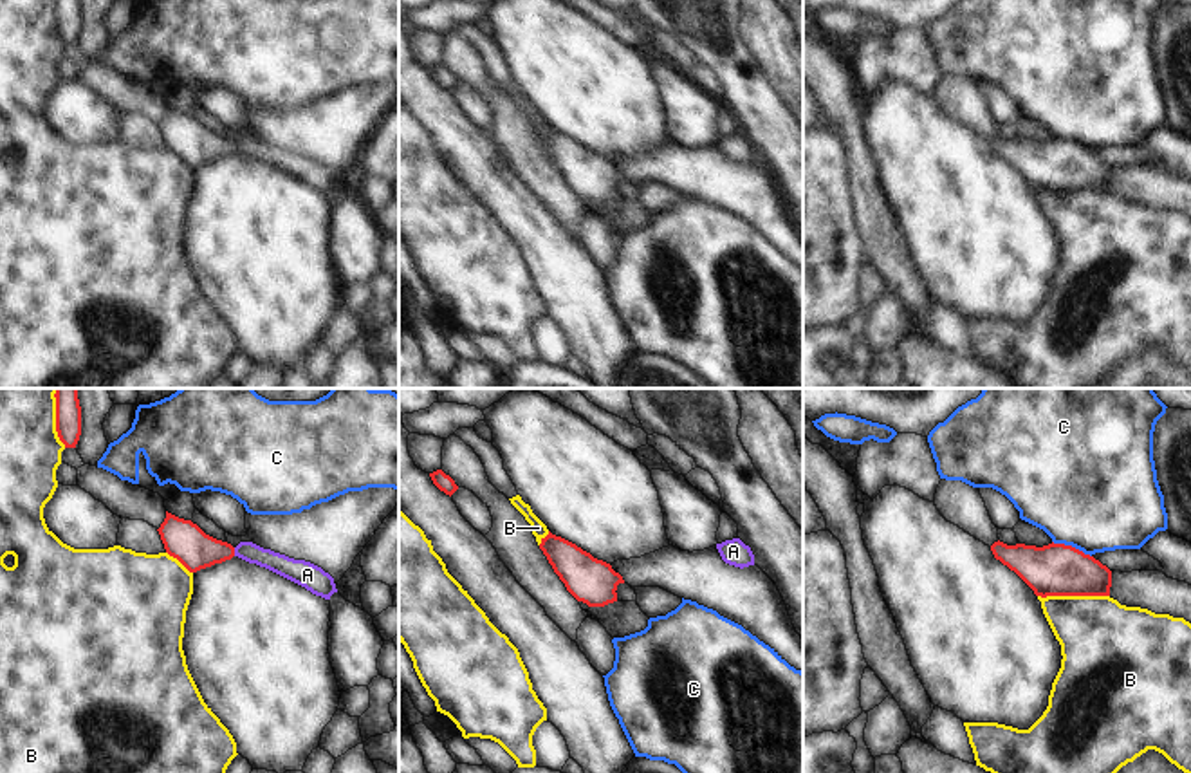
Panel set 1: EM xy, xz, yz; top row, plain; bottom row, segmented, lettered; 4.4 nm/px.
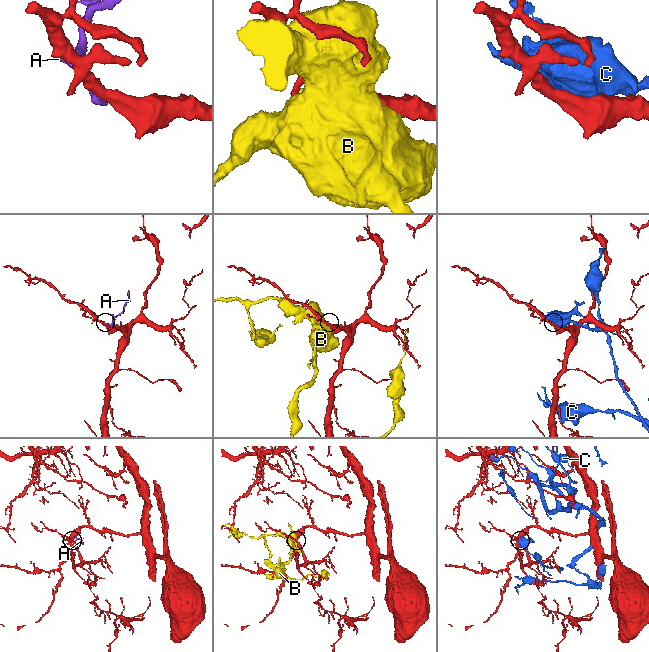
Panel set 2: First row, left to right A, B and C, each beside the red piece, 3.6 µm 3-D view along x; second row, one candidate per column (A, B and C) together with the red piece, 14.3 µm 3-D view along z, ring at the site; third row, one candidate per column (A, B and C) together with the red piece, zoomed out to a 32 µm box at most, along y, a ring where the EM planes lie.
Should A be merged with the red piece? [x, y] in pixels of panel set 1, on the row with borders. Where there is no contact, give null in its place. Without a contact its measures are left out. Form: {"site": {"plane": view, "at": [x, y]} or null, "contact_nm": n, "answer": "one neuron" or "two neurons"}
{"site": {"plane": "xy", "at": [233, 551]}, "contact_nm": 40, "answer": "one neuron"}

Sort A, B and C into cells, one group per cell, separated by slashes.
A / B / C

